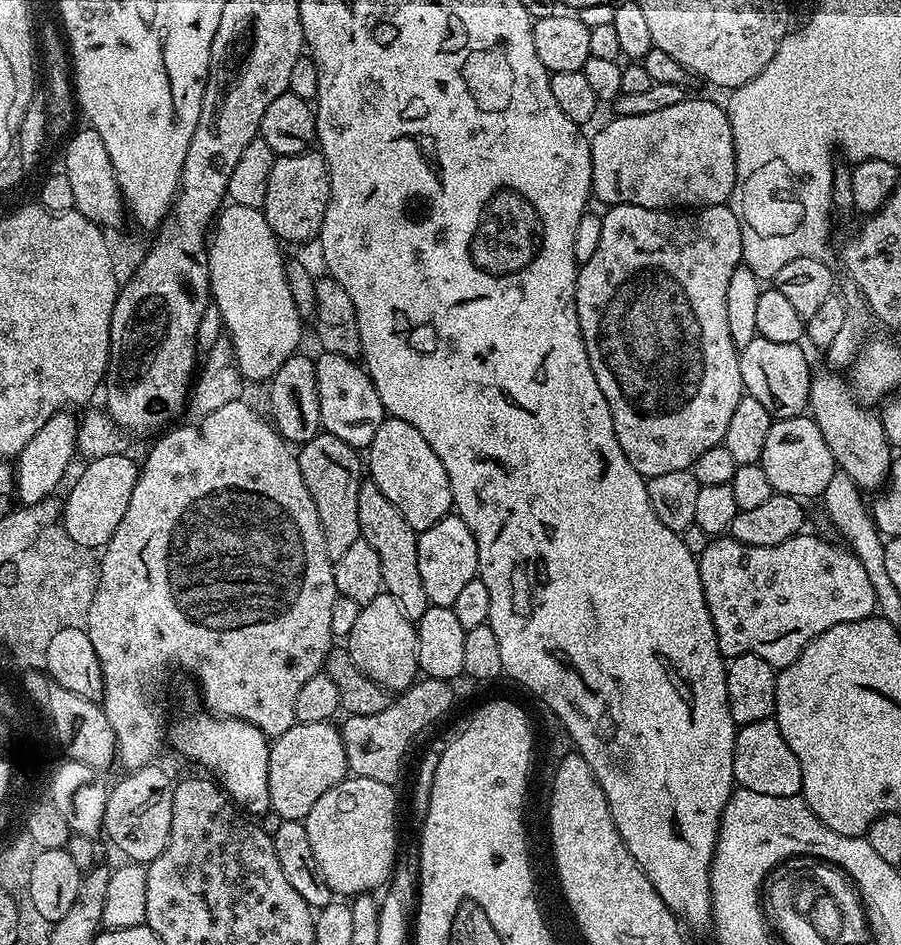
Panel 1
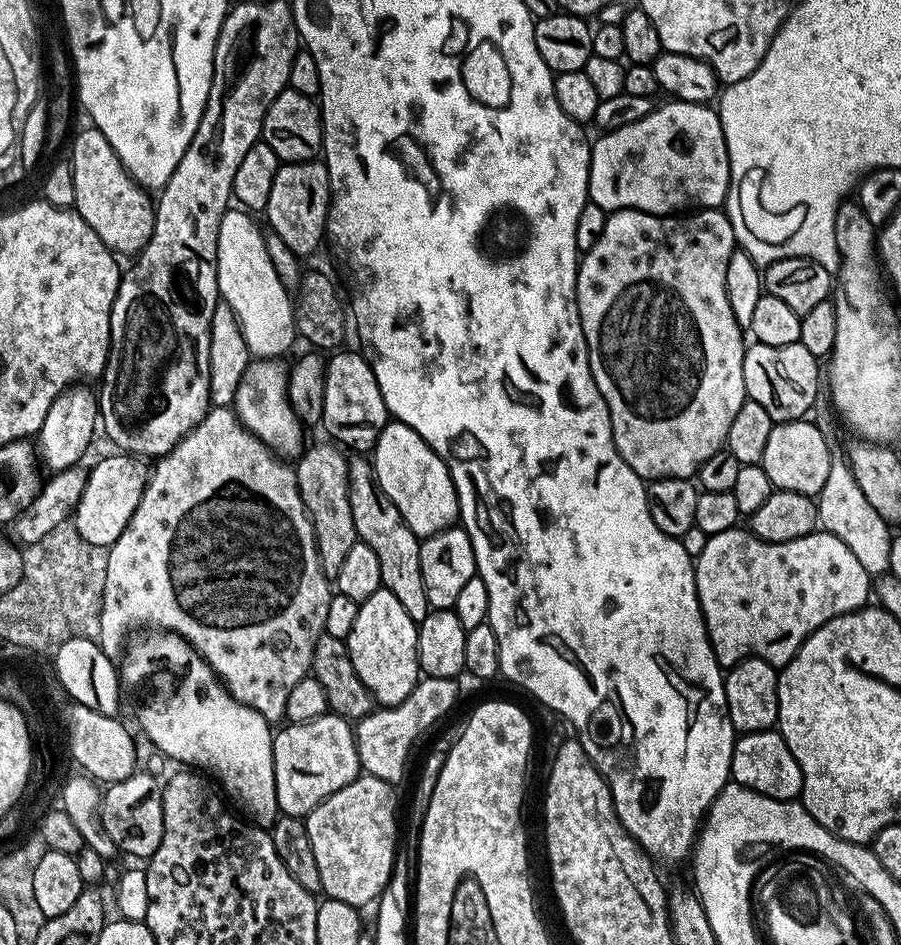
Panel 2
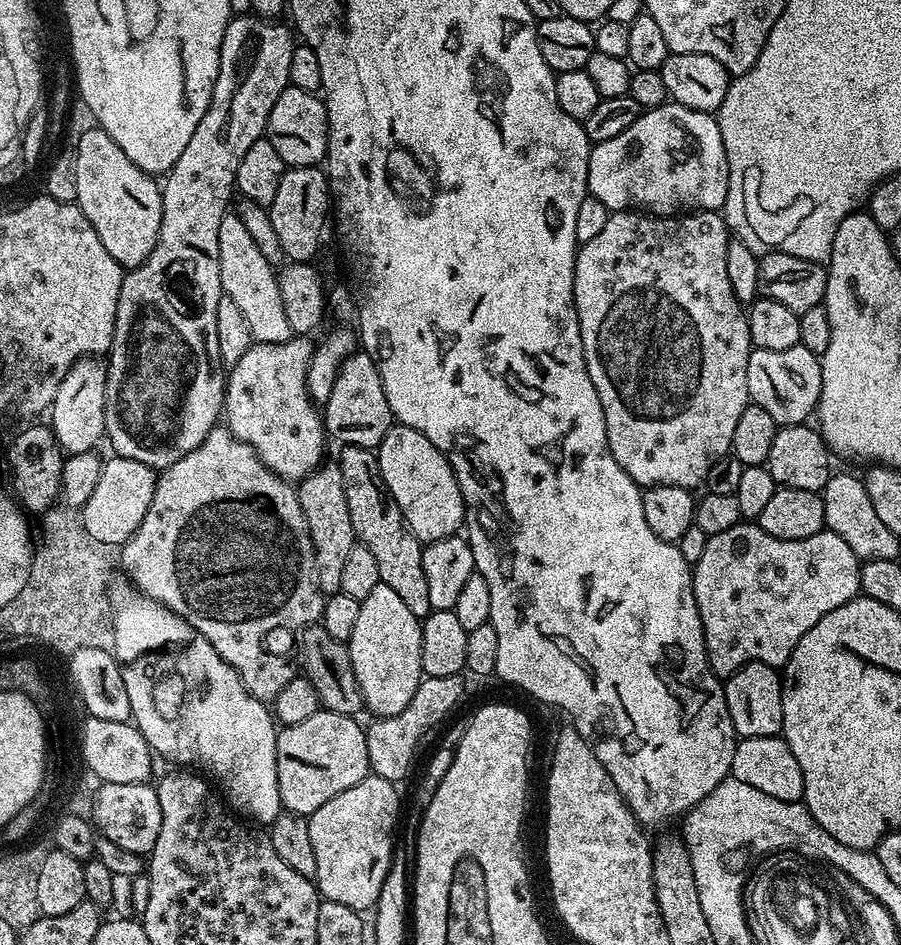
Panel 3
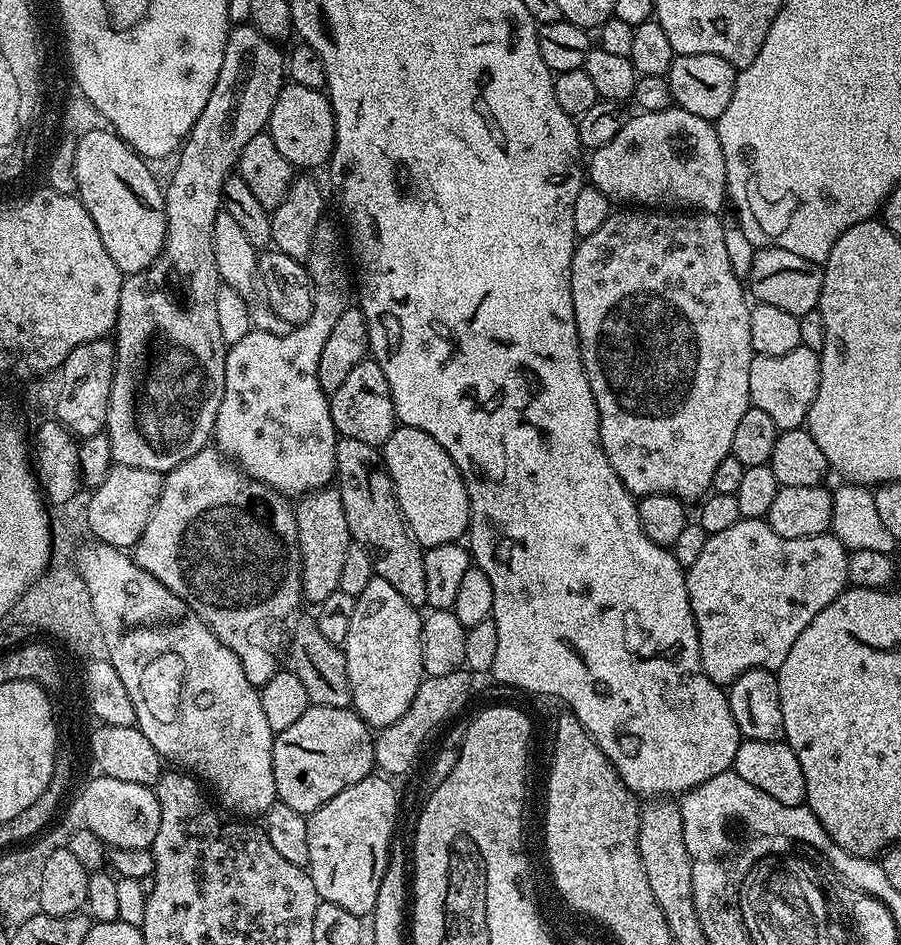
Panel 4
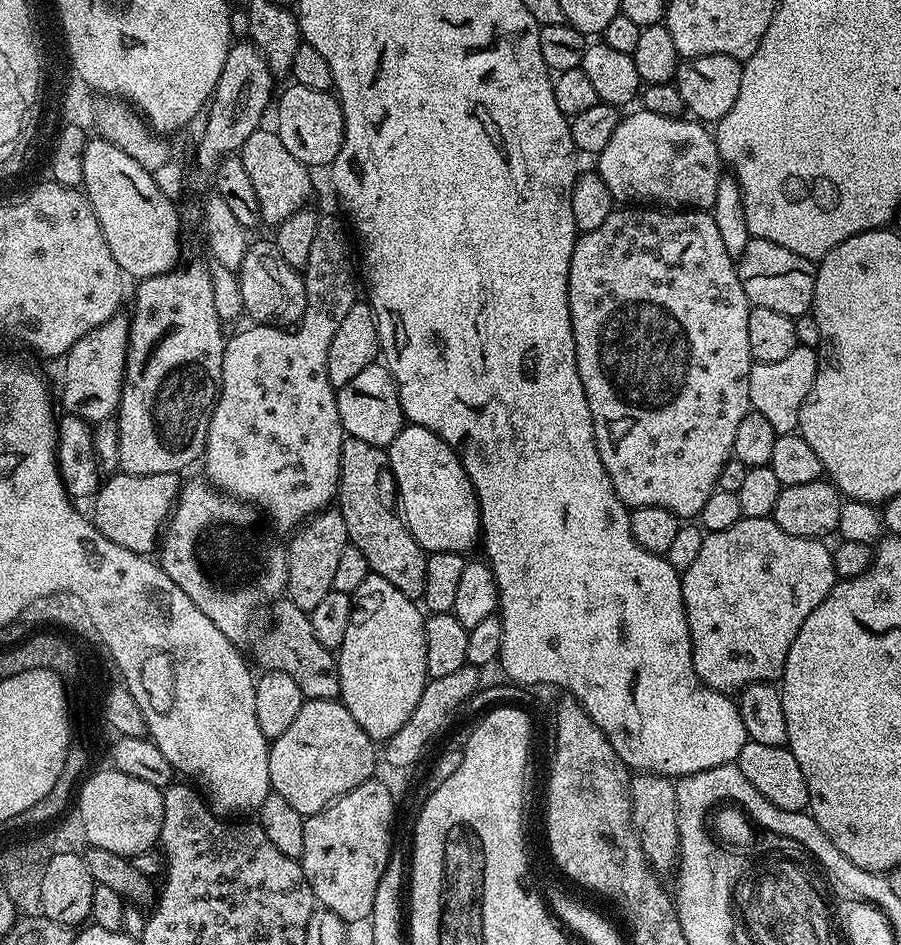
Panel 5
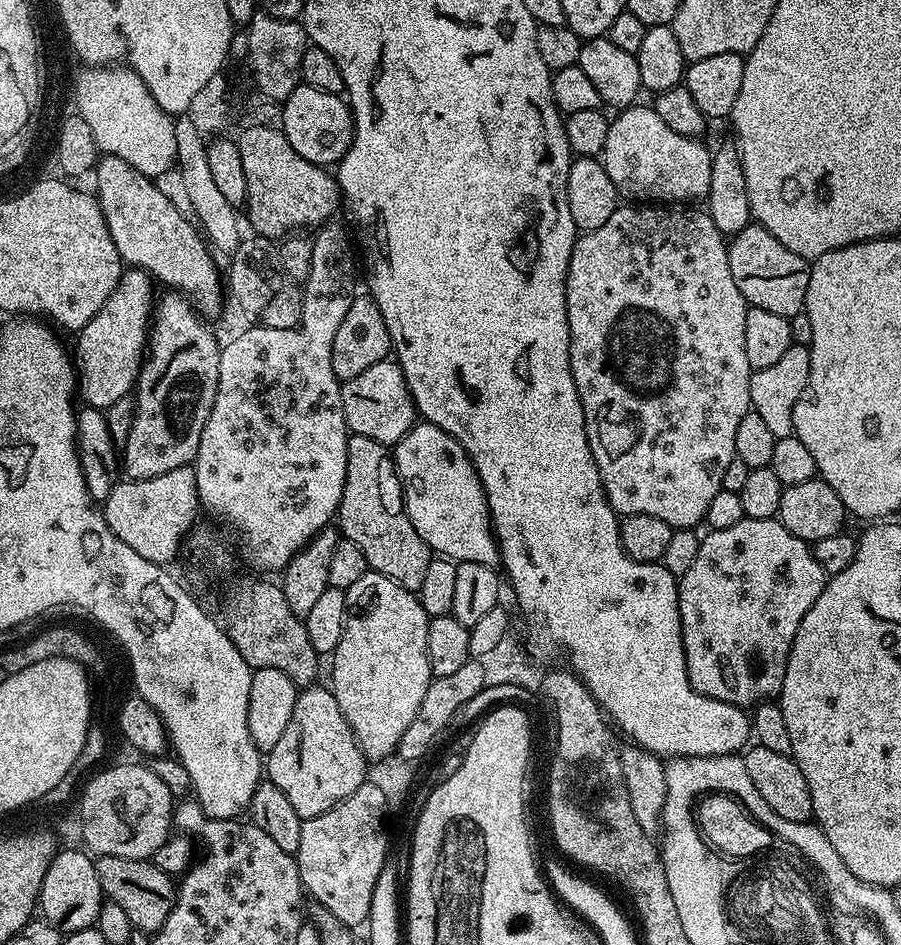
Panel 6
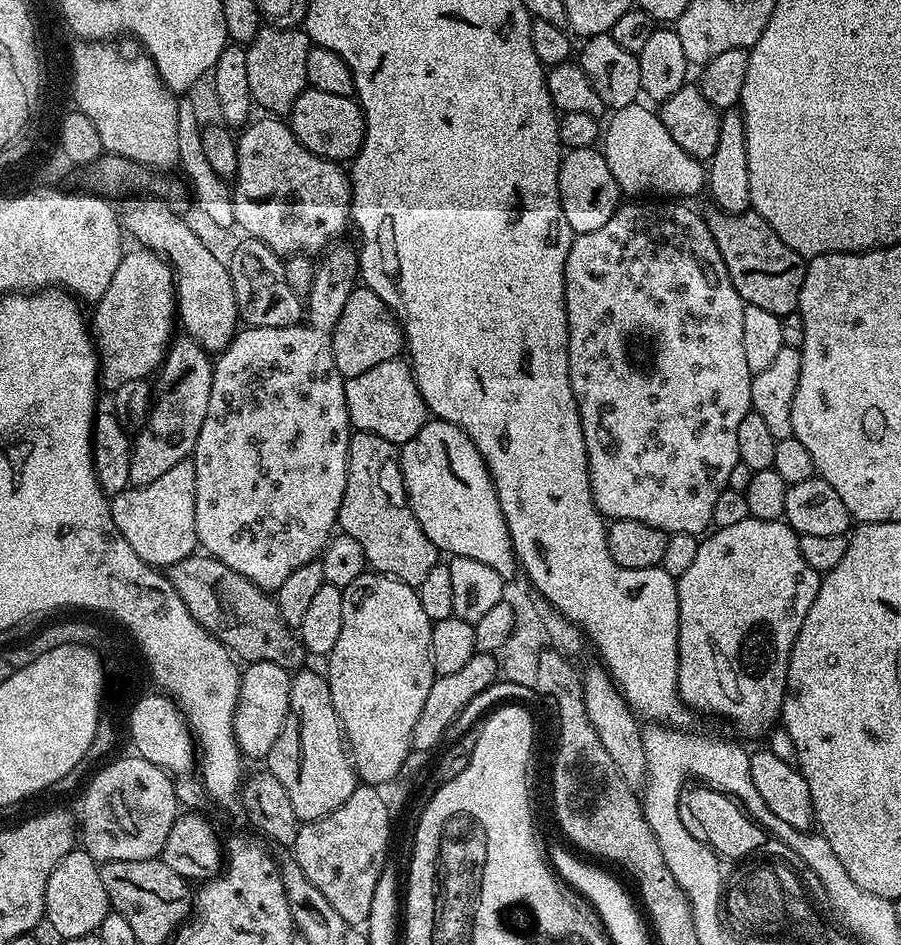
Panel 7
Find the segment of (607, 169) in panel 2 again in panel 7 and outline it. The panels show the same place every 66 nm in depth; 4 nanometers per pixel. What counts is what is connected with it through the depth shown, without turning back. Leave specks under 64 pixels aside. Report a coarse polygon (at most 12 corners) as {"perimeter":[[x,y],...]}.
{"perimeter":[[637,102],[602,151],[628,198],[688,198],[706,168]]}

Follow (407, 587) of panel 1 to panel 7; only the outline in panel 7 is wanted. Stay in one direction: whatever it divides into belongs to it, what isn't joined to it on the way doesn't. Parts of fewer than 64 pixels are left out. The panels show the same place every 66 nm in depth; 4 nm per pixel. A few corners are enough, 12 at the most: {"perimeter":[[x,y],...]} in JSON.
{"perimeter":[[348,437],[338,528],[371,571],[417,588],[438,562],[400,448]]}

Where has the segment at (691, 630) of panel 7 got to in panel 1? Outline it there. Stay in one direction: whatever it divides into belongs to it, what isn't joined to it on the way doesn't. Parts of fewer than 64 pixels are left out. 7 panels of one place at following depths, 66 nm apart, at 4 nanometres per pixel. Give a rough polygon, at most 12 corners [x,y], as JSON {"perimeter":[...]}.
{"perimeter":[[728,534],[698,559],[721,656],[779,670],[877,611],[820,536]]}

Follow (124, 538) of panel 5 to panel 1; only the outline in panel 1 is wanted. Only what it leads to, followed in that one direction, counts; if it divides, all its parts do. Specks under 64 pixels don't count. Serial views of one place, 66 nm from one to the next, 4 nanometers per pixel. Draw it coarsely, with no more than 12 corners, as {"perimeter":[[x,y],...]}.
{"perimeter":[[124,452],[89,459],[62,525],[79,545],[110,542],[140,468]]}

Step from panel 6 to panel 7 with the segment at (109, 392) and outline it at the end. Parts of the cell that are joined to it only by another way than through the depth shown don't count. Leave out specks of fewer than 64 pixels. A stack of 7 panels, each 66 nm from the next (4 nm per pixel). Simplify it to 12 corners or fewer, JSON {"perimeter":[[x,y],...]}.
{"perimeter":[[125,251],[90,312],[101,385],[151,377],[178,324],[167,260]]}

